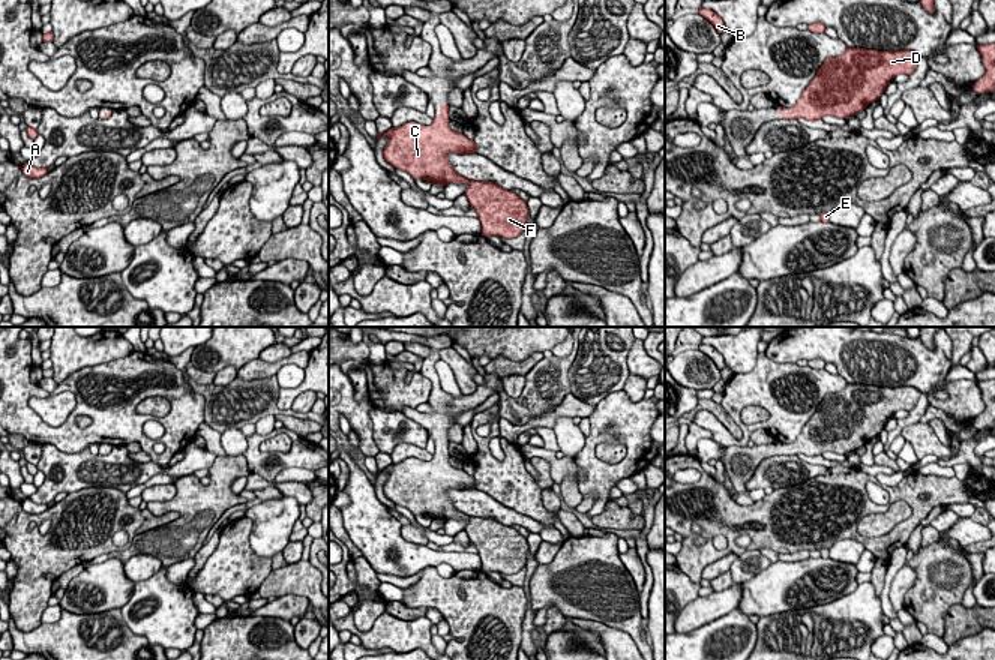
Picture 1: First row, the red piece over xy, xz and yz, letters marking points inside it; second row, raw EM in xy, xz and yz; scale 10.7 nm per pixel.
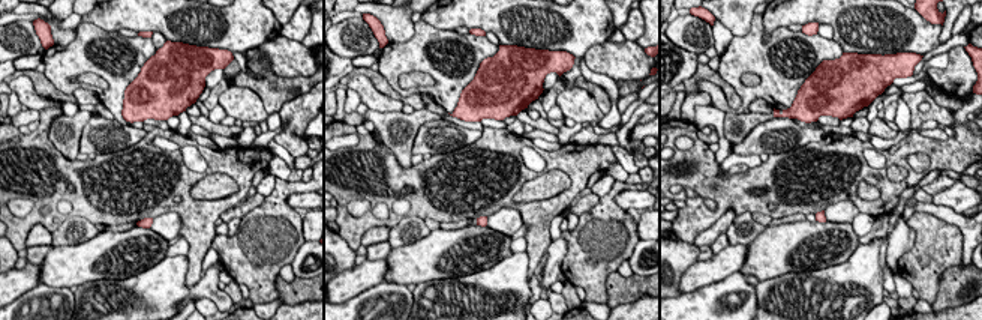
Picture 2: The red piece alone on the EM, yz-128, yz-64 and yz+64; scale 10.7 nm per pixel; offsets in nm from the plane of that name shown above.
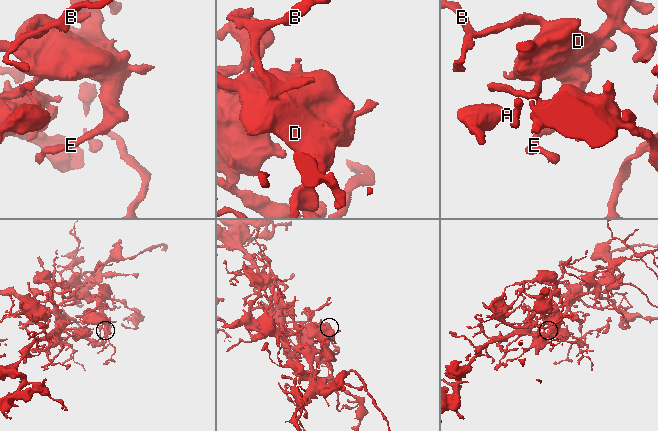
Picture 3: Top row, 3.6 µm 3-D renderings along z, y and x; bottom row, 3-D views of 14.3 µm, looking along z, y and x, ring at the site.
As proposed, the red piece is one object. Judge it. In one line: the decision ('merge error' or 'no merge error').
no merge error

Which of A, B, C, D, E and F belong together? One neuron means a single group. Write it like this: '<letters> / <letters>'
A B C D E F

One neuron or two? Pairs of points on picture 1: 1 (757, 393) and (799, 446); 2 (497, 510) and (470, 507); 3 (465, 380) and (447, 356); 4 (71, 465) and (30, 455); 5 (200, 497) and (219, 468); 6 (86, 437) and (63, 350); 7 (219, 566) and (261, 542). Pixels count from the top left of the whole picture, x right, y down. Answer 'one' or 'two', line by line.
1: two
2: one
3: one
4: two
5: one
6: two
7: two

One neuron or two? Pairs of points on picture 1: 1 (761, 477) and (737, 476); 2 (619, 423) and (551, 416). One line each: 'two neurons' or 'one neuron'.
1: two neurons
2: two neurons

